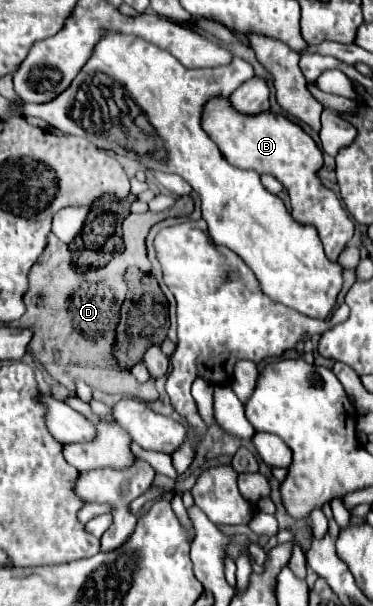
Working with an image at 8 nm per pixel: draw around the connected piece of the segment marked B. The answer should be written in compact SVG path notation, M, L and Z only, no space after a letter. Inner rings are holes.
M212 97L204 105L202 127L204 131L208 131L210 139L220 147L220 151L232 165L242 169L254 169L260 175L270 173L280 179L280 183L290 193L292 217L298 223L314 225L324 245L326 257L330 261L338 259L338 255L354 235L354 221L342 207L338 197L330 189L326 189L316 177L316 171L322 167L322 151L298 123L274 111L262 111L256 115L238 113L228 99Z

